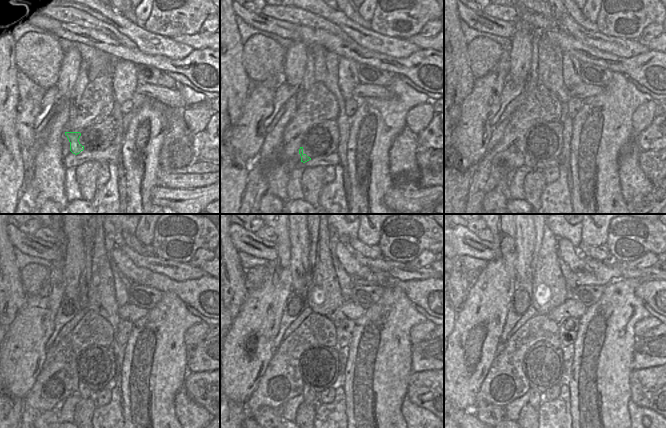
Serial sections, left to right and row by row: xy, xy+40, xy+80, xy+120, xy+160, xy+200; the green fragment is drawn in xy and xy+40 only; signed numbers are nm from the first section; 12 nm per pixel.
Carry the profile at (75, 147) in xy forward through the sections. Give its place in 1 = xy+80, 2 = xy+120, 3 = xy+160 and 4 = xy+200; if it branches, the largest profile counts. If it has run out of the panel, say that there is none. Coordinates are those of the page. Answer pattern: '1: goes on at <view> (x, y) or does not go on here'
1: goes on at xy+80 (530, 162)
2: goes on at xy+120 (84, 391)
3: goes on at xy+160 (309, 394)
4: goes on at xy+200 (536, 398)

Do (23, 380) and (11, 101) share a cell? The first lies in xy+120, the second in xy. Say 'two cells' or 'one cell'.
two cells

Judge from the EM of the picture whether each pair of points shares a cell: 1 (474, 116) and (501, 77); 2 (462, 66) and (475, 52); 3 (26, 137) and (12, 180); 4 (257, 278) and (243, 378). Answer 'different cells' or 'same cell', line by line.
1: same cell
2: different cells
3: different cells
4: different cells

